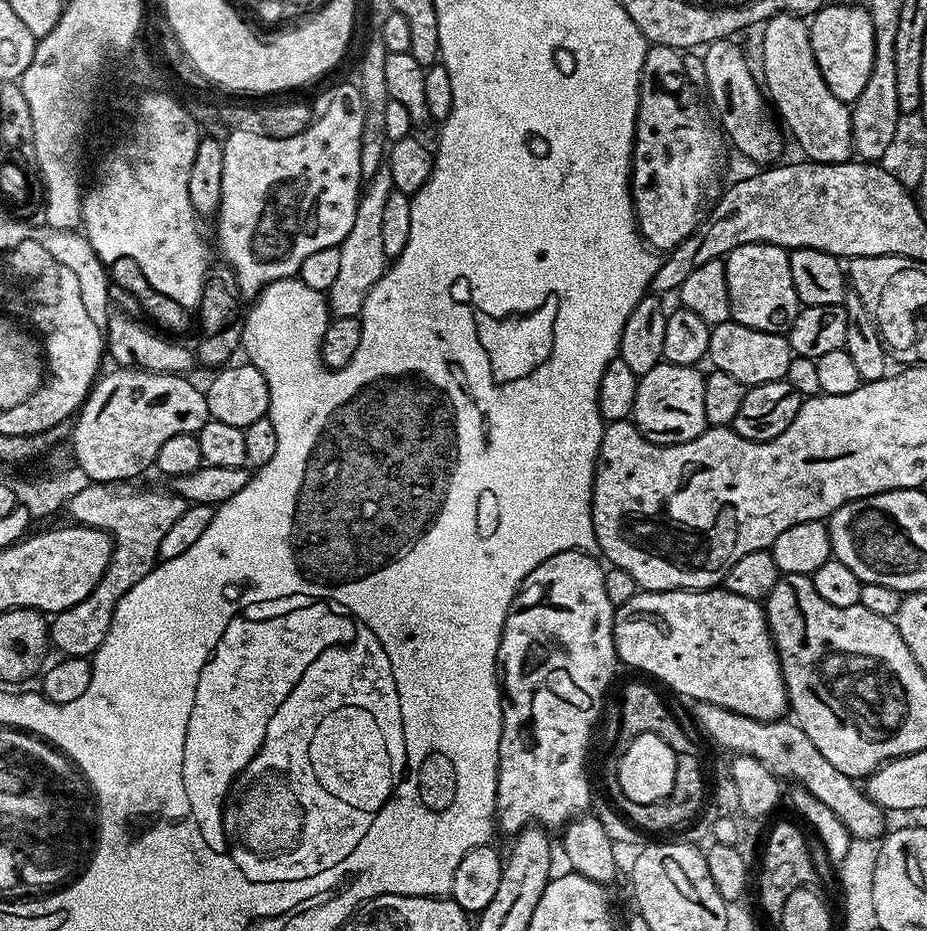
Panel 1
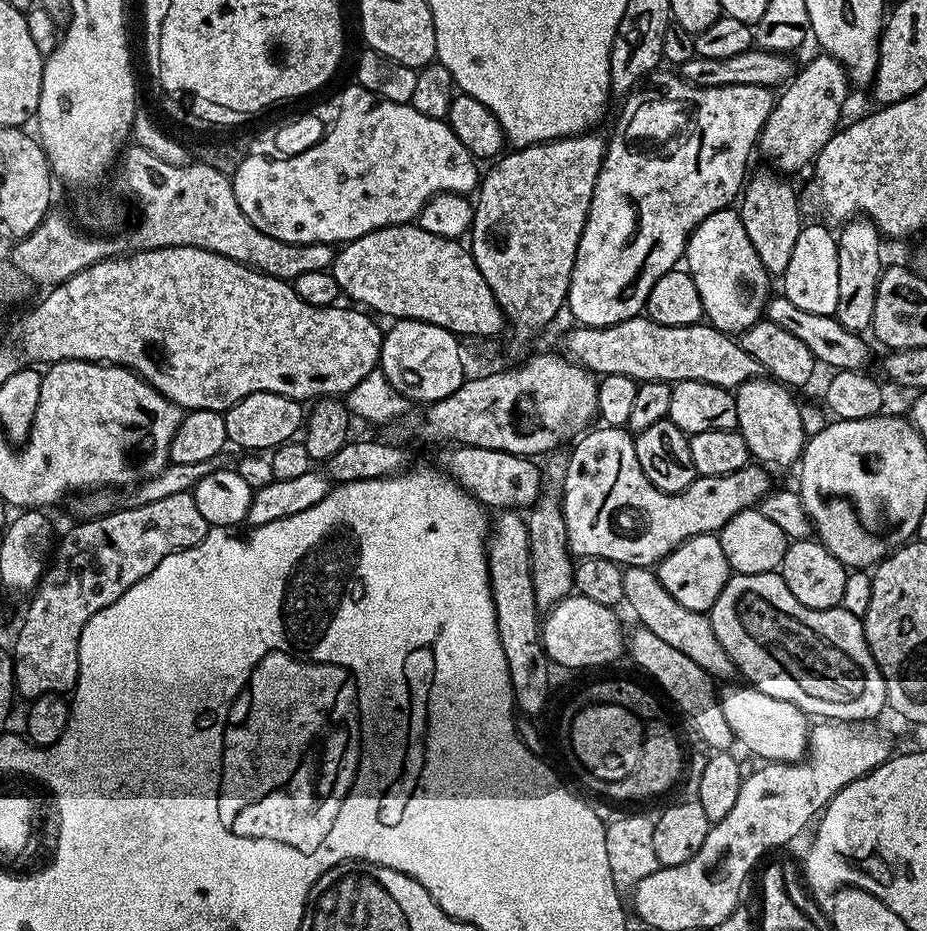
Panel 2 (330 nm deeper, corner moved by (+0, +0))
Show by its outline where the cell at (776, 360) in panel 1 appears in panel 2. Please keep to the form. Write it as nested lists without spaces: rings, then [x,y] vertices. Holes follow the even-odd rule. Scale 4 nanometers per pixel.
[[[771,378],[748,380],[735,389],[738,406],[738,422],[736,428],[746,438],[746,446],[750,450],[752,460],[765,469],[788,468],[799,461],[806,443],[802,430],[801,405],[796,402],[785,385]]]

